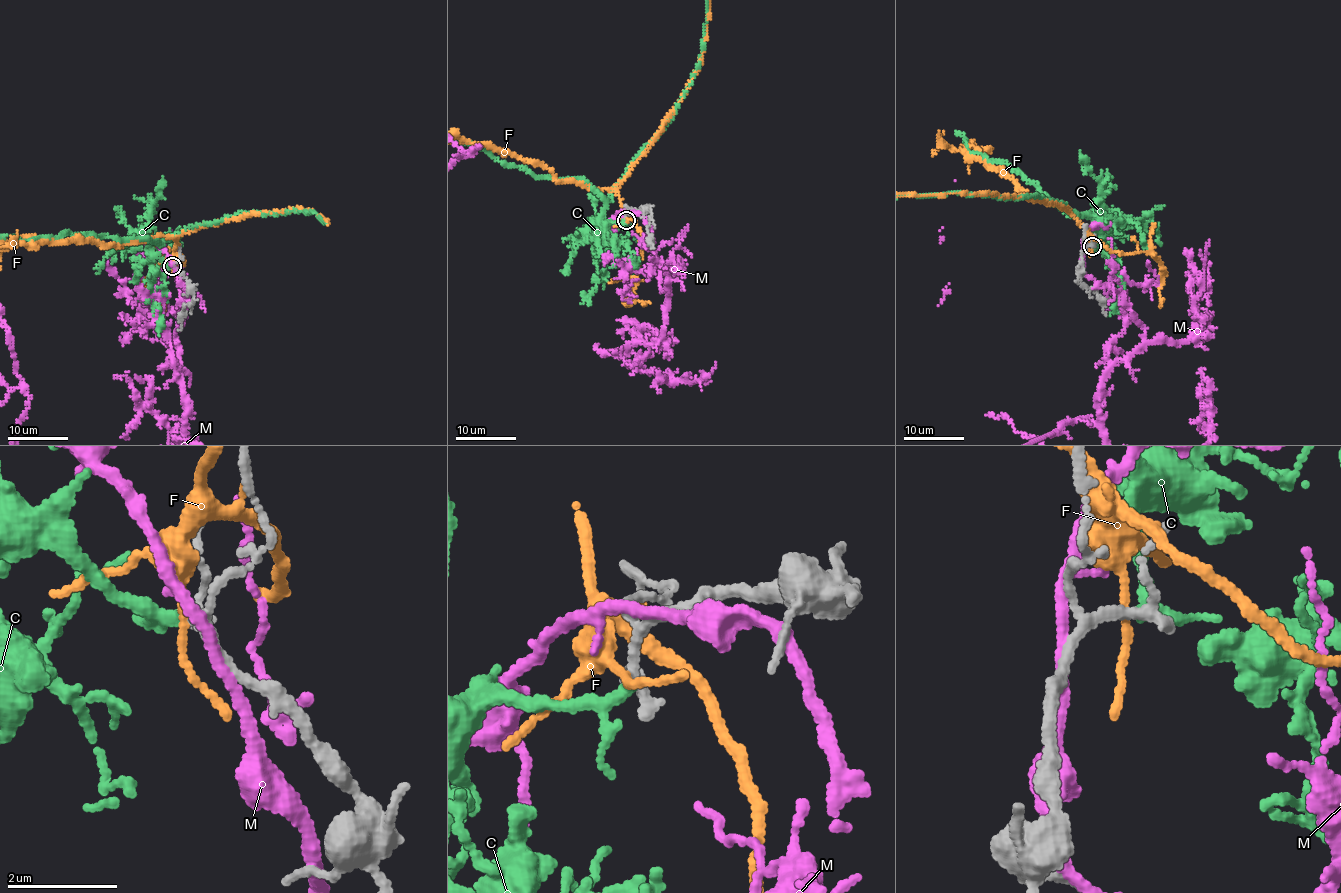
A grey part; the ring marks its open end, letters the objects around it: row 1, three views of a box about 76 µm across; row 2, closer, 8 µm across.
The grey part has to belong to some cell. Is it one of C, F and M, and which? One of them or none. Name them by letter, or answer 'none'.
C

